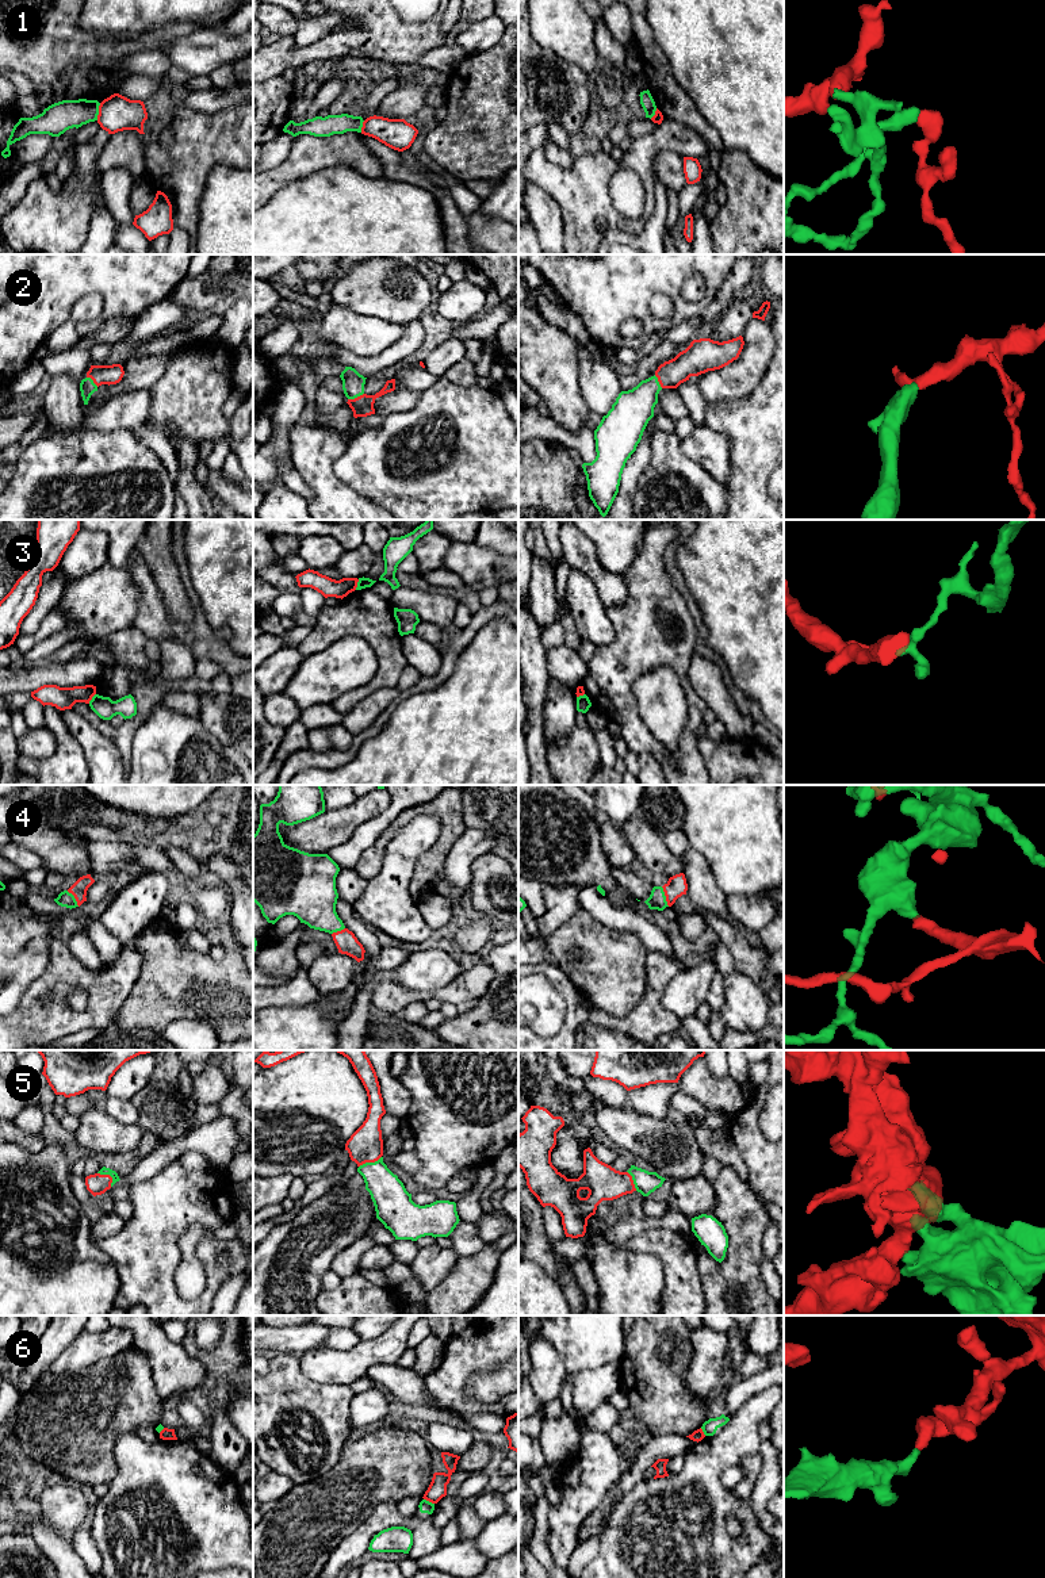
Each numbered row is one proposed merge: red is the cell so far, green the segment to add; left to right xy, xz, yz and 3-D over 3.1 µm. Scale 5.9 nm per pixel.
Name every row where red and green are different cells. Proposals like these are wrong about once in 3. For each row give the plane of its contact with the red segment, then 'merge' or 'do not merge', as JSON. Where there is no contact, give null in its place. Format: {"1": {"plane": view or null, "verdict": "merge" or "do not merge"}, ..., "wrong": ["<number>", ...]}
{"1": {"plane": "xy", "verdict": "do not merge"}, "2": {"plane": "xz", "verdict": "merge"}, "3": {"plane": "xz", "verdict": "do not merge"}, "4": {"plane": "yz", "verdict": "merge"}, "5": {"plane": "xy", "verdict": "merge"}, "6": {"plane": "xz", "verdict": "do not merge"}, "wrong": ["1", "3", "6"]}

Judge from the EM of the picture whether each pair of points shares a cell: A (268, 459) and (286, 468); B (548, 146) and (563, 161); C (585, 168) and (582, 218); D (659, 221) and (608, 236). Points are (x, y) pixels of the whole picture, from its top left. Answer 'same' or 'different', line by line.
A: different
B: same
C: same
D: same

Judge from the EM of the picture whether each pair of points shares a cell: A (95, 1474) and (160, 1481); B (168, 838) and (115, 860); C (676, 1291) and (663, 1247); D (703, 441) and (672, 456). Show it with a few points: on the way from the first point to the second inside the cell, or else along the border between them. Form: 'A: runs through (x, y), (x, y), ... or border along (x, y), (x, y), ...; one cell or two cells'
A: border along (115, 1444), (115, 1475), (107, 1483); two cells
B: border along (119, 841), (159, 845), (163, 849); two cells
C: runs through (676, 1280), (674, 1257); one cell
D: border along (680, 440), (682, 452), (707, 471); two cells

